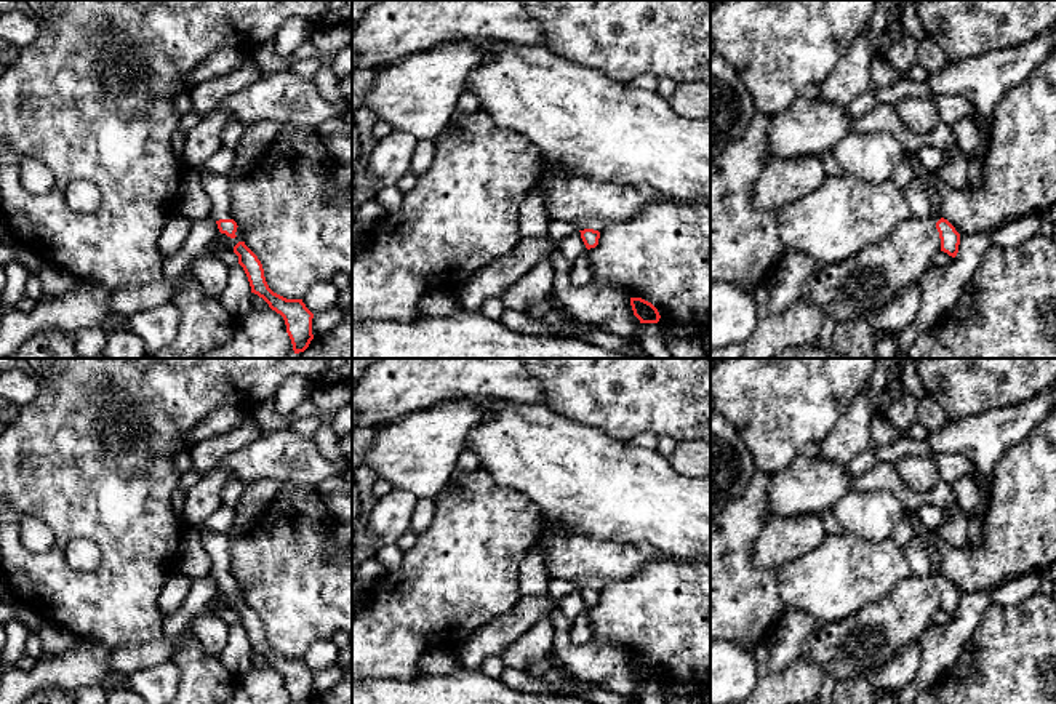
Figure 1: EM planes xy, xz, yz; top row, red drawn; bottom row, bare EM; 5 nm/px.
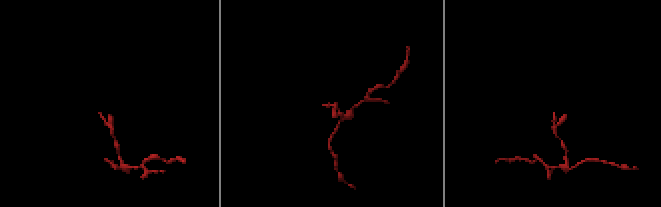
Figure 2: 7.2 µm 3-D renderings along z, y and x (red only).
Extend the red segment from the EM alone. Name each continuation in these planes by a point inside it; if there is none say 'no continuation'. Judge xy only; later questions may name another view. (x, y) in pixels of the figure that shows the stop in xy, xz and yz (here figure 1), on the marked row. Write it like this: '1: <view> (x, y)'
1: xy (218, 186)

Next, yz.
1: yz (930, 178)

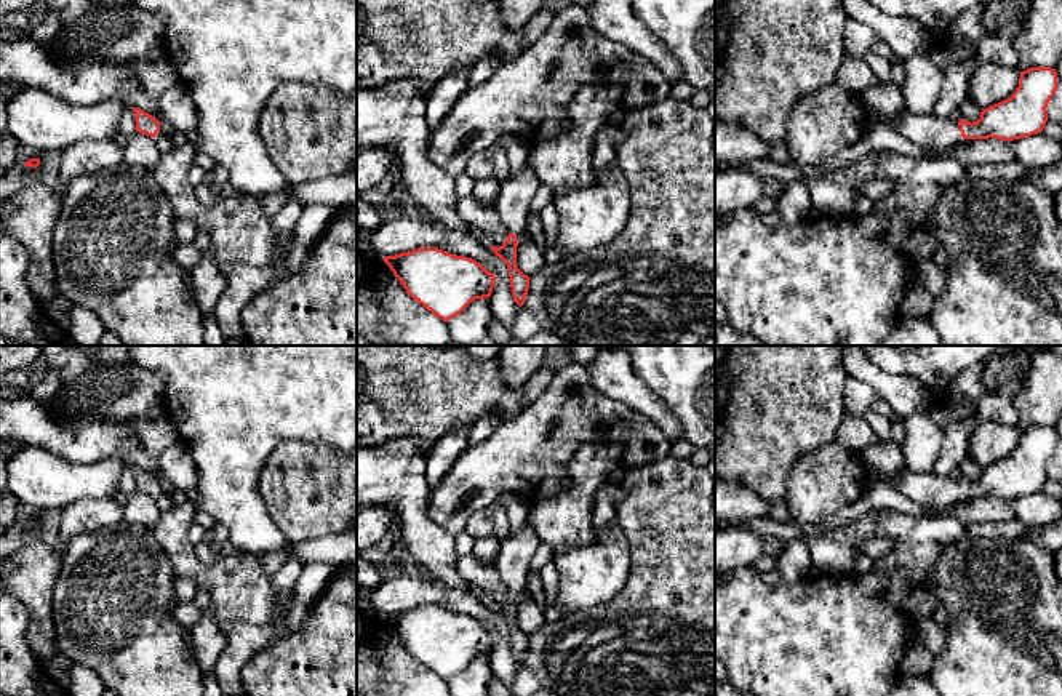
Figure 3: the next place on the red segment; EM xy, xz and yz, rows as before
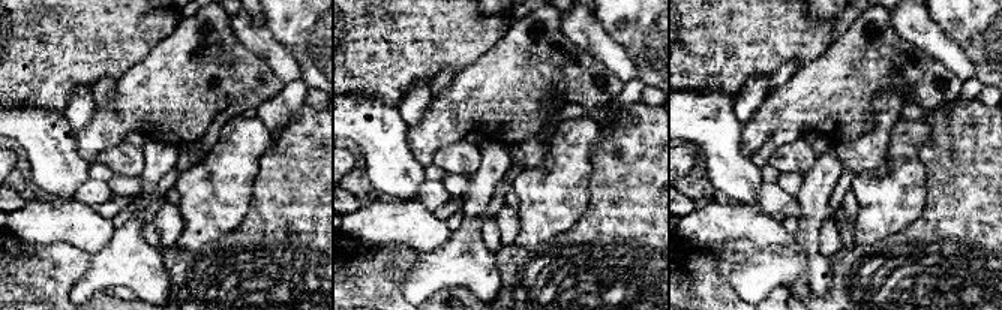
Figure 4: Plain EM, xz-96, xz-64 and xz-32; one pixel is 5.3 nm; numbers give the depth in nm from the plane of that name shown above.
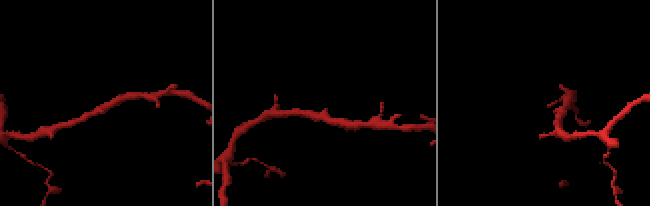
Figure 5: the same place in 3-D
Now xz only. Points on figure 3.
1: xz (512, 204)

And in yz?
1: yz (888, 100)

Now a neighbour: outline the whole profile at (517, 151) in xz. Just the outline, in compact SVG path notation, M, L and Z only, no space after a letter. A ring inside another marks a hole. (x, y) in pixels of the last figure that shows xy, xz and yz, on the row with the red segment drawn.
M513 133L502 134L497 144L502 147L509 158L510 178L517 176L528 163L529 146Z

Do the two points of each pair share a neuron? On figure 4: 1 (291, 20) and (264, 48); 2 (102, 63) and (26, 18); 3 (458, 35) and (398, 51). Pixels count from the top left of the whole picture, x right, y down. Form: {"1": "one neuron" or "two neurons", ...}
{"1": "two neurons", "2": "one neuron", "3": "one neuron"}

